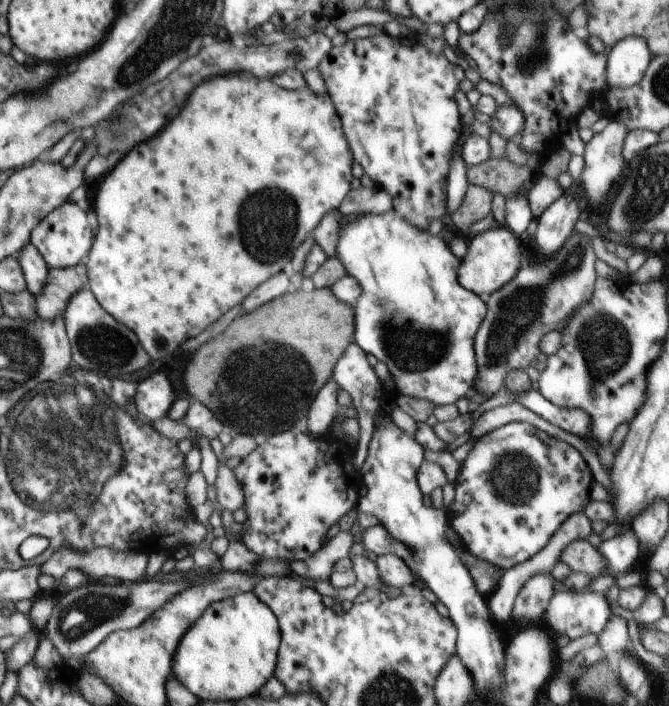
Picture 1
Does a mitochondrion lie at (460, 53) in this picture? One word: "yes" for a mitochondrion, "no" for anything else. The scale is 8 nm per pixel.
no

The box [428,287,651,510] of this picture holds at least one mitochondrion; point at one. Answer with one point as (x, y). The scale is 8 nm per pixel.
(601, 338)

